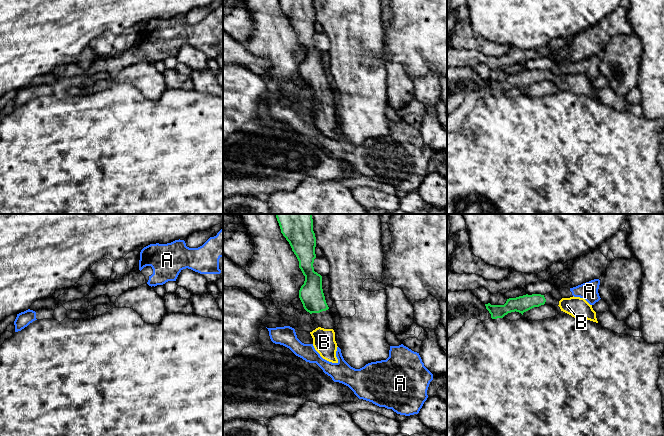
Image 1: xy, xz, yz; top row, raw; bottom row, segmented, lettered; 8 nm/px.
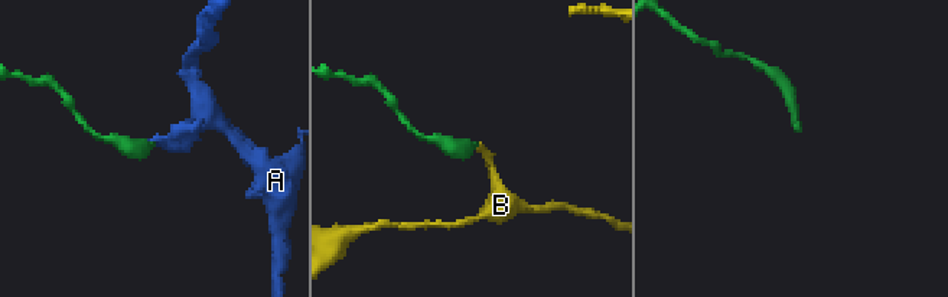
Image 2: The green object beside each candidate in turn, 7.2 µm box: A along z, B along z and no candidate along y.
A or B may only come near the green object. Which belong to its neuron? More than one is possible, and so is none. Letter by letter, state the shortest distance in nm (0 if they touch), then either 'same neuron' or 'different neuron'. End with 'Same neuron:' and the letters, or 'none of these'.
A: gap 180 nm; different neuron
B: gap 110 nm; same neuron
Same neuron: B

